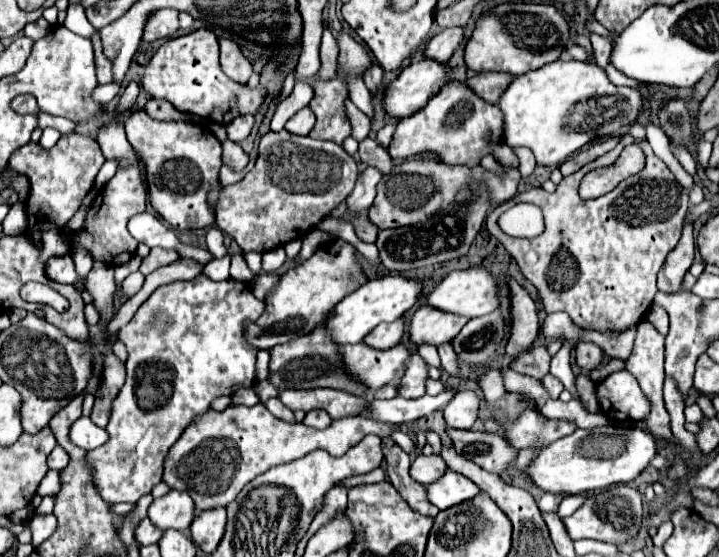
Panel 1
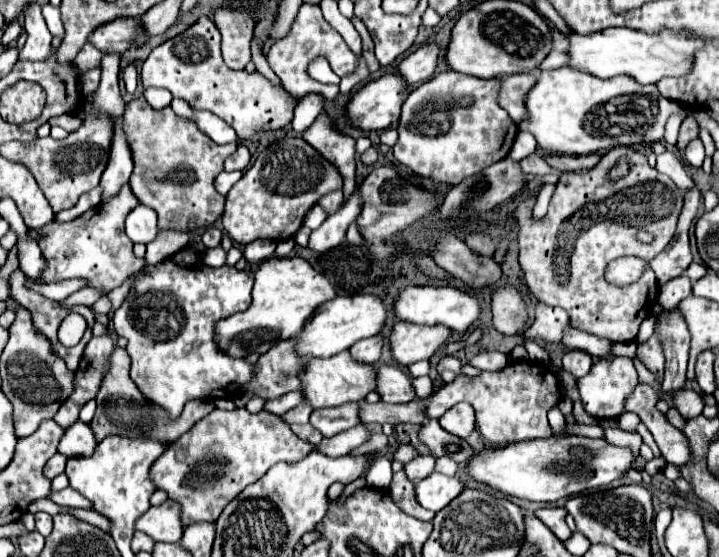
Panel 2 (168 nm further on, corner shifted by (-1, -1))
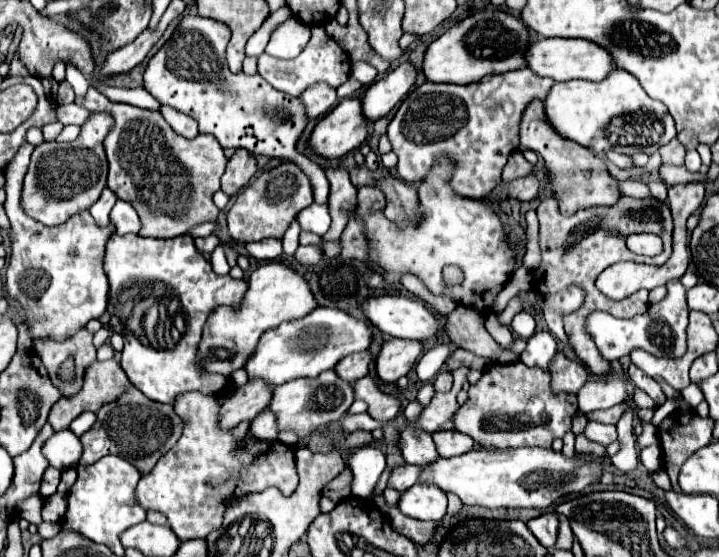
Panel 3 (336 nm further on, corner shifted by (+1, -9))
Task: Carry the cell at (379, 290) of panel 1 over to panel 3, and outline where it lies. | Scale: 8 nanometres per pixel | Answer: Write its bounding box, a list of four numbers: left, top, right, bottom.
[244,307,372,385]

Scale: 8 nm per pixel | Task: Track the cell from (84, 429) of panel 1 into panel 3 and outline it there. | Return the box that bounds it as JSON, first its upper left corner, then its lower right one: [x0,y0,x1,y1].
[44,429,82,469]

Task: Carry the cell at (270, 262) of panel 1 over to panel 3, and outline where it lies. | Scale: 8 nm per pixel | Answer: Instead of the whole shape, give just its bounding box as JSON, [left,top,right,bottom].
[282,221,300,255]

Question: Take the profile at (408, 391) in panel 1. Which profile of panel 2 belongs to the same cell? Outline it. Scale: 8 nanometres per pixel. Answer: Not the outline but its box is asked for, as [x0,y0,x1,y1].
[376,365,416,403]

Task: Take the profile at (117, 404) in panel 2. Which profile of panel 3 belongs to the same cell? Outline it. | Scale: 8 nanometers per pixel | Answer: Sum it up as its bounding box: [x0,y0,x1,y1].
[80,385,184,473]

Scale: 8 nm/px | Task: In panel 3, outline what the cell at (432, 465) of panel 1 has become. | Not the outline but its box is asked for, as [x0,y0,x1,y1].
[388,465,424,493]

